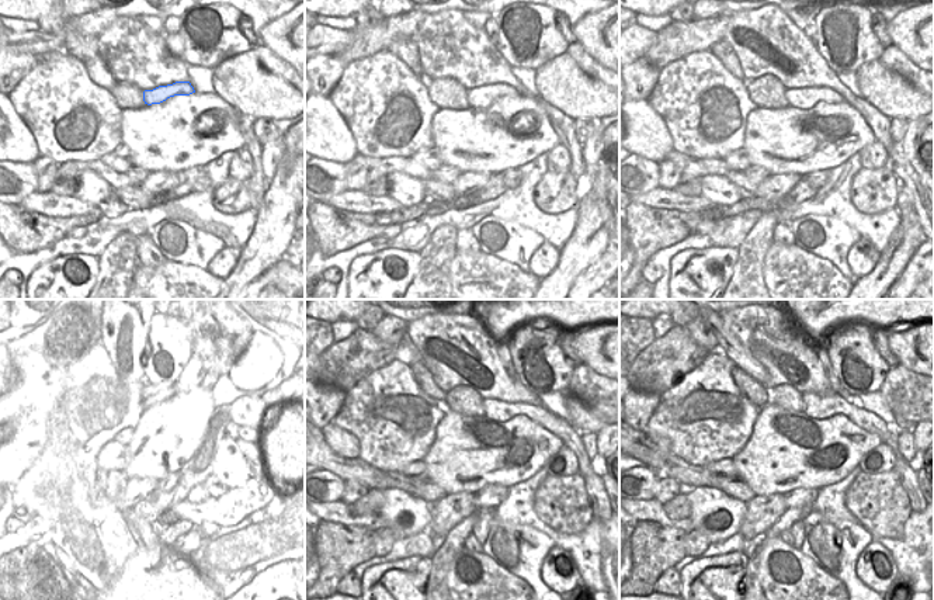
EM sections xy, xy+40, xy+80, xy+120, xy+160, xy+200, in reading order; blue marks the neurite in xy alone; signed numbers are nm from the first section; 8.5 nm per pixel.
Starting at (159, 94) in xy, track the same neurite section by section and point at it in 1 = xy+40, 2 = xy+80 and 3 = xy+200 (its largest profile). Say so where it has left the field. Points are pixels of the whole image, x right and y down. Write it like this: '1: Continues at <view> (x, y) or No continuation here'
1: Continues at xy+40 (478, 97)
2: Continues at xy+80 (799, 97)
3: Continues at xy+200 (819, 406).

